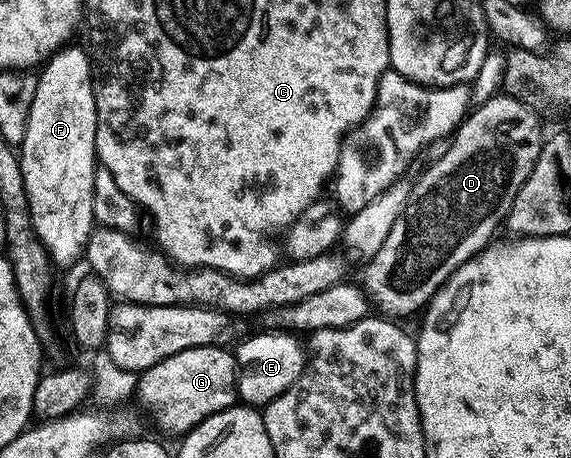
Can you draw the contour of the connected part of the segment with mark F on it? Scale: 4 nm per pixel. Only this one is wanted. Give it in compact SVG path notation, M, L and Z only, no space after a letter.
M73 47L60 48L44 61L40 69L42 72L37 76L37 89L34 101L31 103L29 121L26 123L26 134L19 145L23 182L37 238L49 252L49 259L57 266L73 264L77 259L80 261L85 254L85 243L95 230L91 206L93 175L99 166L95 146L97 129L97 111L93 93L95 81L90 53L84 47L83 49Z

